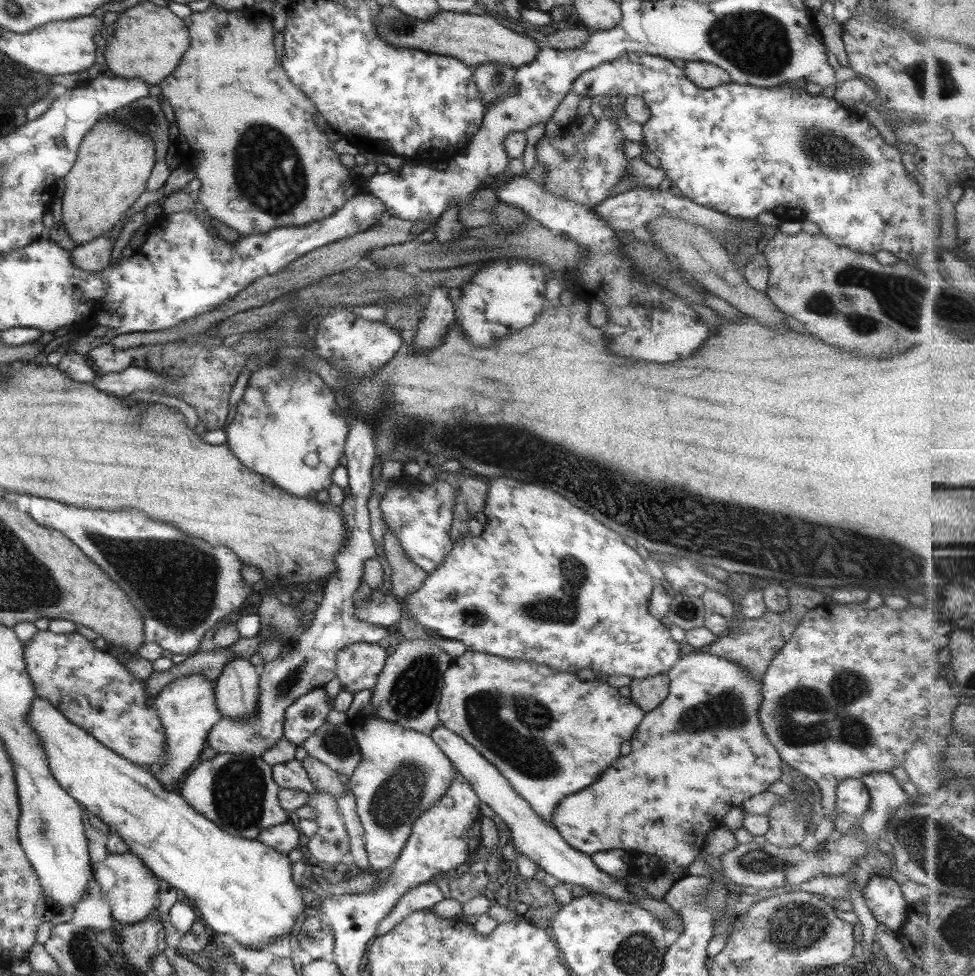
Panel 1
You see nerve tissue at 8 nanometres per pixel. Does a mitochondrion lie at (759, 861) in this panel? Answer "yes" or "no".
yes

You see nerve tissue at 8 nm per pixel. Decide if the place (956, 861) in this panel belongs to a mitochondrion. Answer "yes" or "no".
yes

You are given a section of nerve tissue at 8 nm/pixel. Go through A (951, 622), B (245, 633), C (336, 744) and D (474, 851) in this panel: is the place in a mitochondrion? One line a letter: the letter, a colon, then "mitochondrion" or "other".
A: other
B: other
C: mitochondrion
D: other

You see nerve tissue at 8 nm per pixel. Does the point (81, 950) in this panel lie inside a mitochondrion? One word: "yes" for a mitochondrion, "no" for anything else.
yes

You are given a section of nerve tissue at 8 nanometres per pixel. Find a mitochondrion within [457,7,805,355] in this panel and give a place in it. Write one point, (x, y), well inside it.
(497, 80)

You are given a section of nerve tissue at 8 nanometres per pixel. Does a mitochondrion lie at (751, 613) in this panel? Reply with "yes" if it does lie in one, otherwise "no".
no

